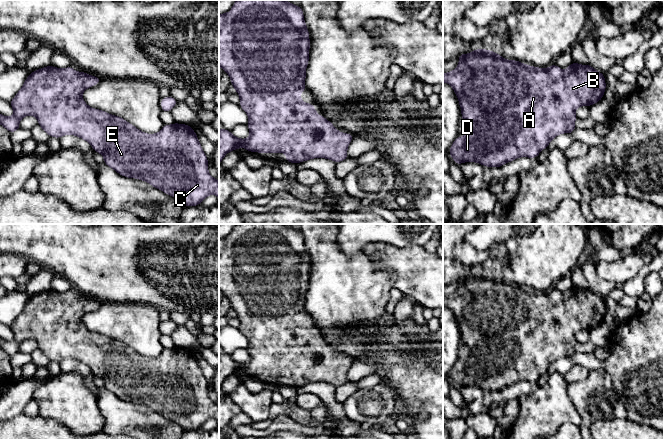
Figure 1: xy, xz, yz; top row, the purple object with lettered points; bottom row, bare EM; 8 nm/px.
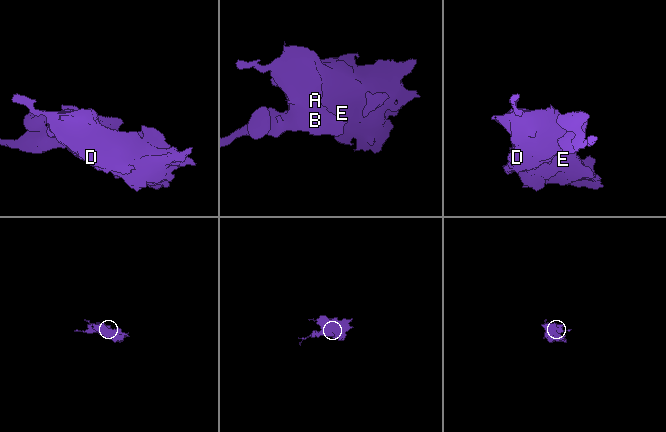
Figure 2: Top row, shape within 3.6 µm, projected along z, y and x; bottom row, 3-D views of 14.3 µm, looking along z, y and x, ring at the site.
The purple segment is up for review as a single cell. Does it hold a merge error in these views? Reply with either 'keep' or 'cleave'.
keep

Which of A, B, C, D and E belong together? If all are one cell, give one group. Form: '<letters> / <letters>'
A B C D E

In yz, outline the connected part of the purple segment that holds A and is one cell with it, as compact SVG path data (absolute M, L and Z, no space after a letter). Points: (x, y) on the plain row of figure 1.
M475 273L474 275L468 278L462 277L458 280L458 283L458 290L453 295L446 296L443 298L443 306L448 307L455 315L462 336L461 342L467 347L467 350L464 352L465 360L457 360L449 375L449 378L457 389L460 389L464 386L476 386L486 391L495 392L501 391L504 388L514 385L519 381L538 381L539 377L543 373L548 371L548 368L557 359L563 357L571 358L573 355L575 355L575 344L577 343L575 334L580 330L591 330L600 325L603 322L606 313L604 298L597 295L589 288L580 289L576 286L573 286L571 289L566 291L566 296L564 297L562 292L556 290L555 288L552 288L549 292L538 292L534 290L529 290L525 287L520 287L517 284L504 283L498 277L495 277L494 275L489 275L487 273Z

